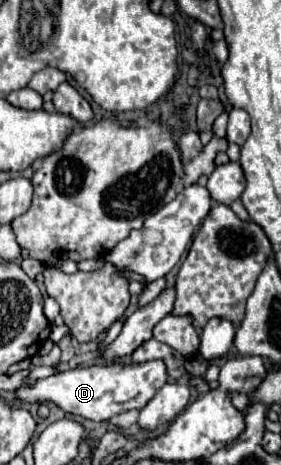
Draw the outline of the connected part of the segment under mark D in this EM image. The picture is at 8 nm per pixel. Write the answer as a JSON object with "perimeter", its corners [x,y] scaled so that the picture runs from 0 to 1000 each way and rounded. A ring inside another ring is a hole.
{"perimeter":[[[530,774],[509,783],[431,783],[431,778],[331,783],[302,791],[210,800],[160,817],[132,817],[117,830],[89,830],[82,839],[60,839],[60,852],[96,865],[181,860],[231,886],[359,908],[431,886],[452,886],[466,877],[502,882],[594,817],[601,804],[580,774]]]}

